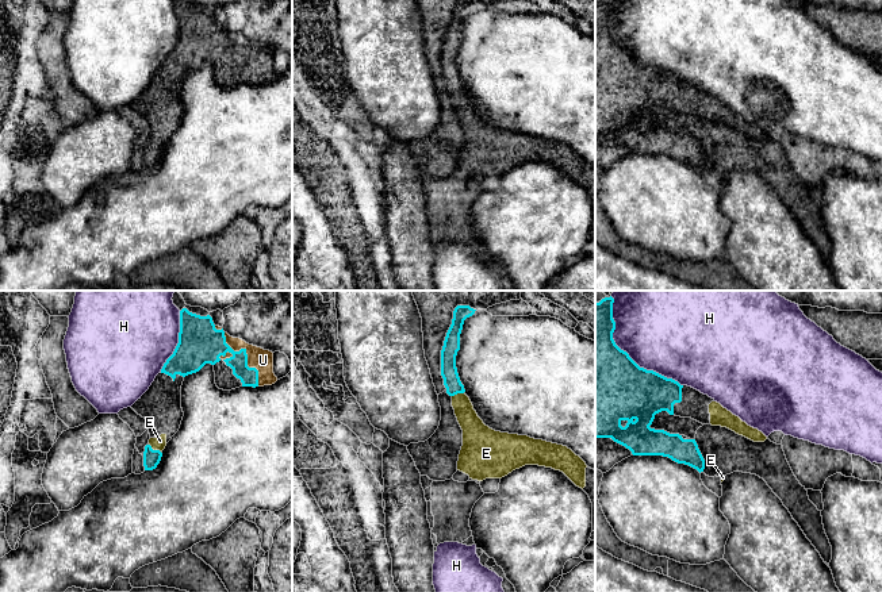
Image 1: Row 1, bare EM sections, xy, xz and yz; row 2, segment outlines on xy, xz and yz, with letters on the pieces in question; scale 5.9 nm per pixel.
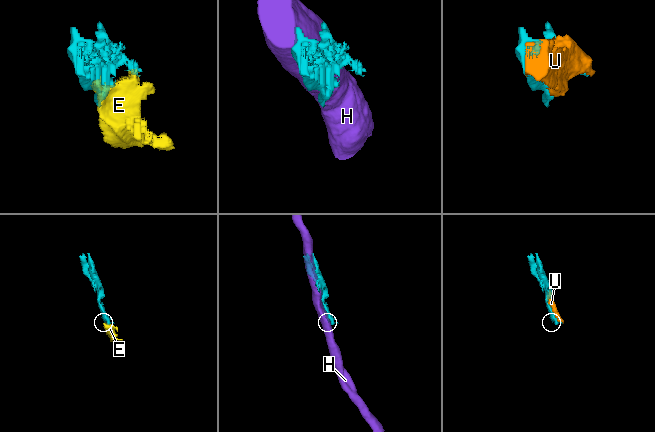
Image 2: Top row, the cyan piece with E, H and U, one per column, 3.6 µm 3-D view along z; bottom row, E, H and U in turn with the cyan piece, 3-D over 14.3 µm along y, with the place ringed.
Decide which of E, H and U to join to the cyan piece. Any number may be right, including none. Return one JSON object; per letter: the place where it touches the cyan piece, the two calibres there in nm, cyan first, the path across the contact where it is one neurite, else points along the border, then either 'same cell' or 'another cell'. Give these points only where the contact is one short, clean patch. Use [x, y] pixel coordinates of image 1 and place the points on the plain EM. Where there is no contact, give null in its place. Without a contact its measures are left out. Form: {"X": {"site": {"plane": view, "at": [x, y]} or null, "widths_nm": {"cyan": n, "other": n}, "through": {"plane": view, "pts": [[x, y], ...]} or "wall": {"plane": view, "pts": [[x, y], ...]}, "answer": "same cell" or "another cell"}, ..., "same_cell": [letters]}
{"E": {"site": {"plane": "xy", "at": [154, 148]}, "widths_nm": {"cyan": 100, "other": 80}, "through": {"plane": "xy", "pts": [[152, 156], [154, 148], [160, 138]]}, "answer": "same cell"}, "H": {"site": {"plane": "yz", "at": [628, 53]}, "widths_nm": {"cyan": 500, "other": 420}, "answer": "another cell"}, "U": {"site": {"plane": "xy", "at": [246, 53]}, "widths_nm": {"cyan": 220, "other": 130}, "answer": "same cell"}, "same_cell": ["E", "U"]}

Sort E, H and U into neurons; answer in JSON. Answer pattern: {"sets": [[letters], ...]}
{"sets": [["E", "U"], ["H"]]}

